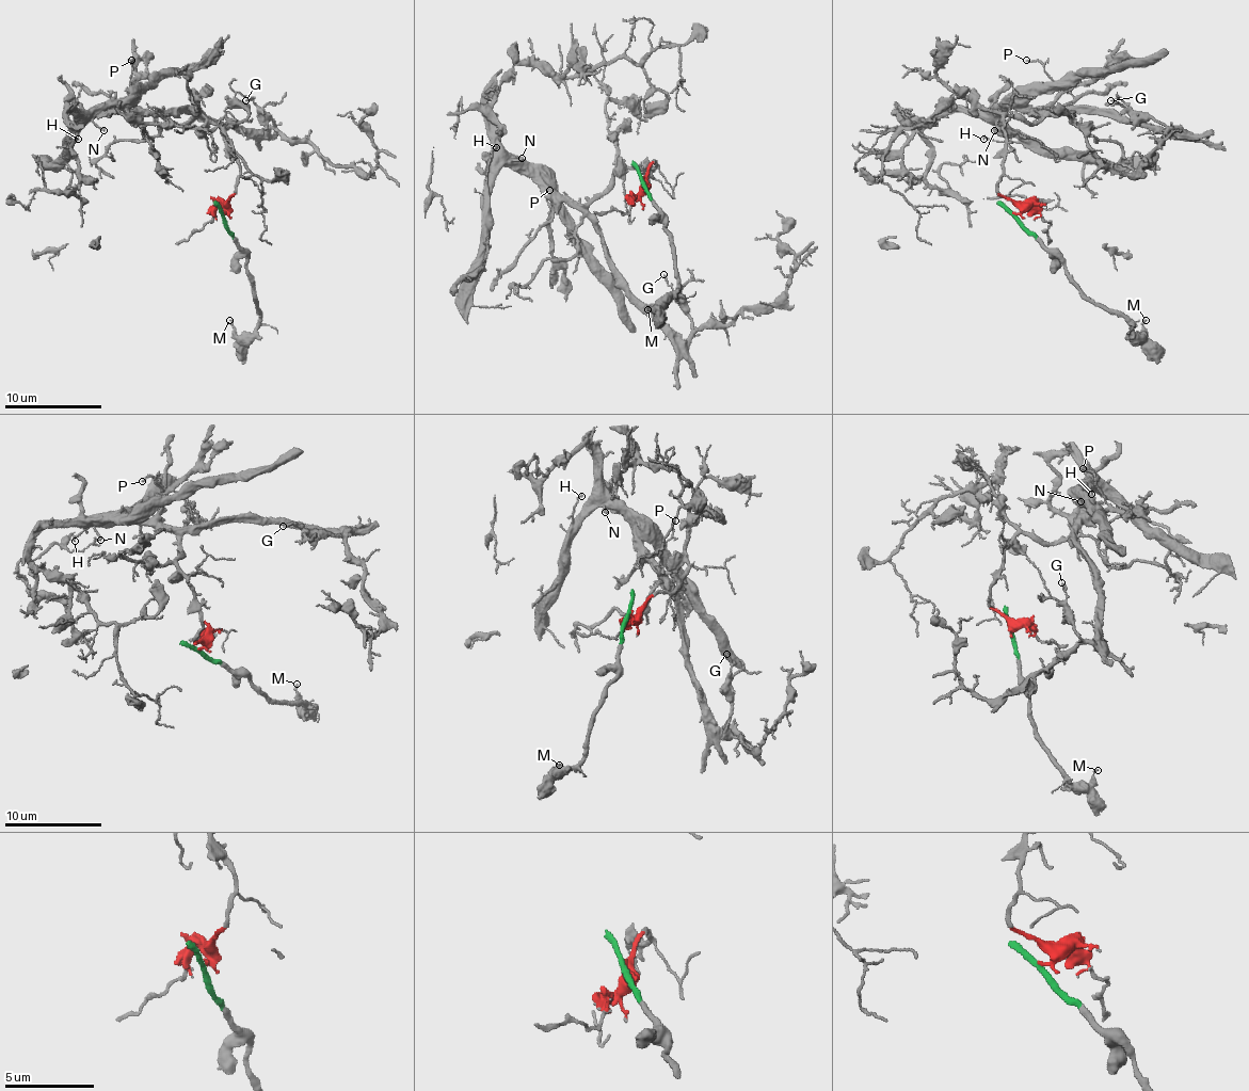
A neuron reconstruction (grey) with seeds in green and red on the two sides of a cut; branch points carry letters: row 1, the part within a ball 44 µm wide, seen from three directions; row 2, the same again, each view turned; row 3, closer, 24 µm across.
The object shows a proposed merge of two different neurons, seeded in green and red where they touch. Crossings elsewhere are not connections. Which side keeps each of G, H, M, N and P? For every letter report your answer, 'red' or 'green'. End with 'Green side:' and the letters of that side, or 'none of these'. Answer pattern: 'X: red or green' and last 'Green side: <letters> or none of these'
G: red
H: red
M: green
N: red
P: red
Green side: M

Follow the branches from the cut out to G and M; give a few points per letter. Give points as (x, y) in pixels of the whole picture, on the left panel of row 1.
G: (224, 213), (239, 158), (201, 114), (180, 124), (169, 116), (273, 126), (246, 99)
M: (224, 213), (224, 226), (246, 260), (246, 274), (258, 310), (258, 323), (251, 333), (239, 335), (229, 320)

